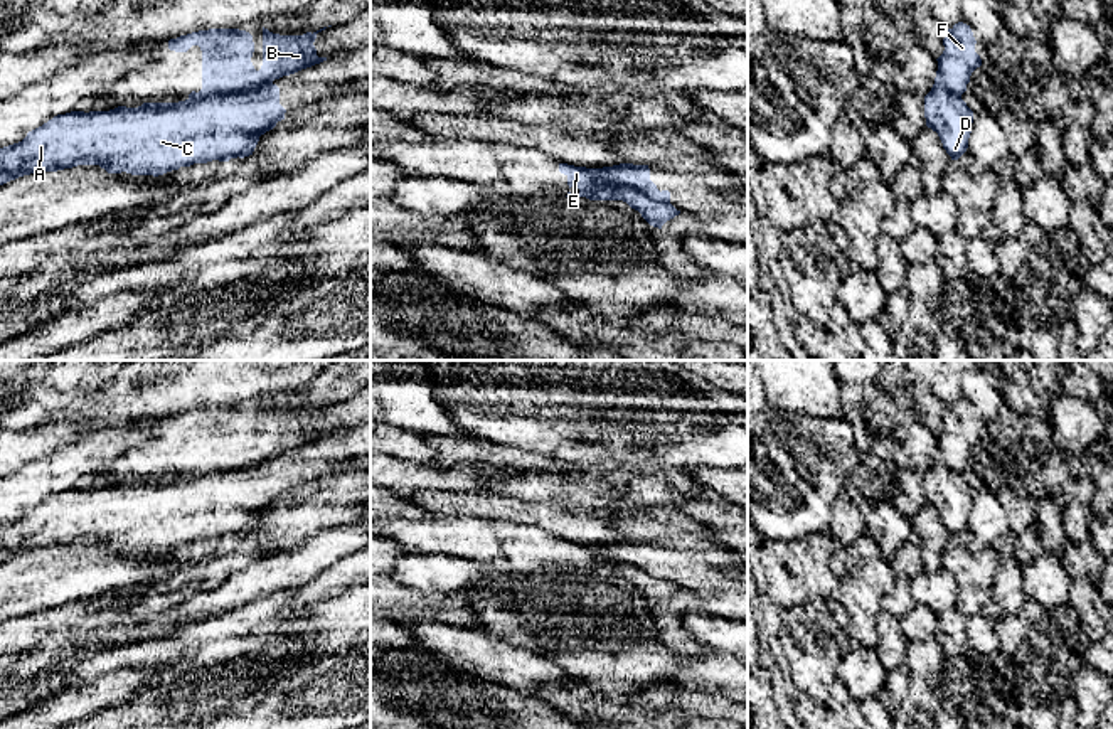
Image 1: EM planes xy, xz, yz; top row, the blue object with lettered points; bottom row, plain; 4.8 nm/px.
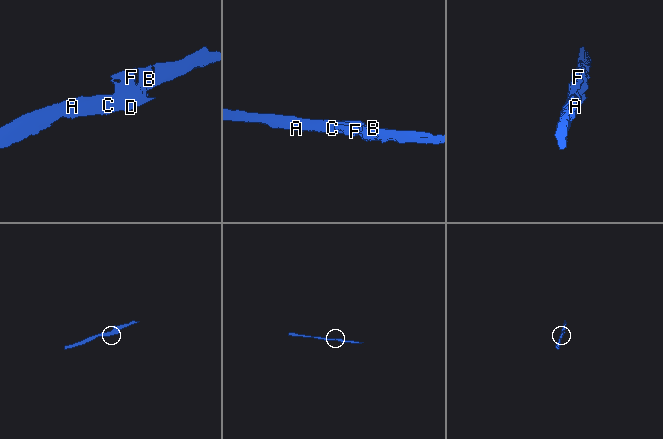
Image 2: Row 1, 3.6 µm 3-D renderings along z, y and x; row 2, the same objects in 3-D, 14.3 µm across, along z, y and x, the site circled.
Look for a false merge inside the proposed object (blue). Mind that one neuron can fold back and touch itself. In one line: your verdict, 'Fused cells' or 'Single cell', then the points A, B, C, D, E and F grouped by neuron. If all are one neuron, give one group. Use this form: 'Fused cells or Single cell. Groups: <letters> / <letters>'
Fused cells. Groups: A C D / B E F

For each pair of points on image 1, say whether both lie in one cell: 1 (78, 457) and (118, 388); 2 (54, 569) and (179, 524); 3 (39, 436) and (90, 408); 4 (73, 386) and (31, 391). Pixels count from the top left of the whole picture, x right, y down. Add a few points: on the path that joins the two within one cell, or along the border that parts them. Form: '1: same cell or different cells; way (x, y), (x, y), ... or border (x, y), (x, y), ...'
1: different cells; border (130, 425), (100, 430), (58, 450)
2: different cells; border (68, 544), (100, 542), (108, 549), (145, 553)
3: same cell; way (51, 435), (59, 433), (73, 420), (78, 420)
4: same cell; way (63, 386), (58, 391), (41, 391)

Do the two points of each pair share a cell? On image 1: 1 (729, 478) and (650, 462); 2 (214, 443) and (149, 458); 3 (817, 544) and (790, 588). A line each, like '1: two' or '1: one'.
1: two
2: one
3: one

